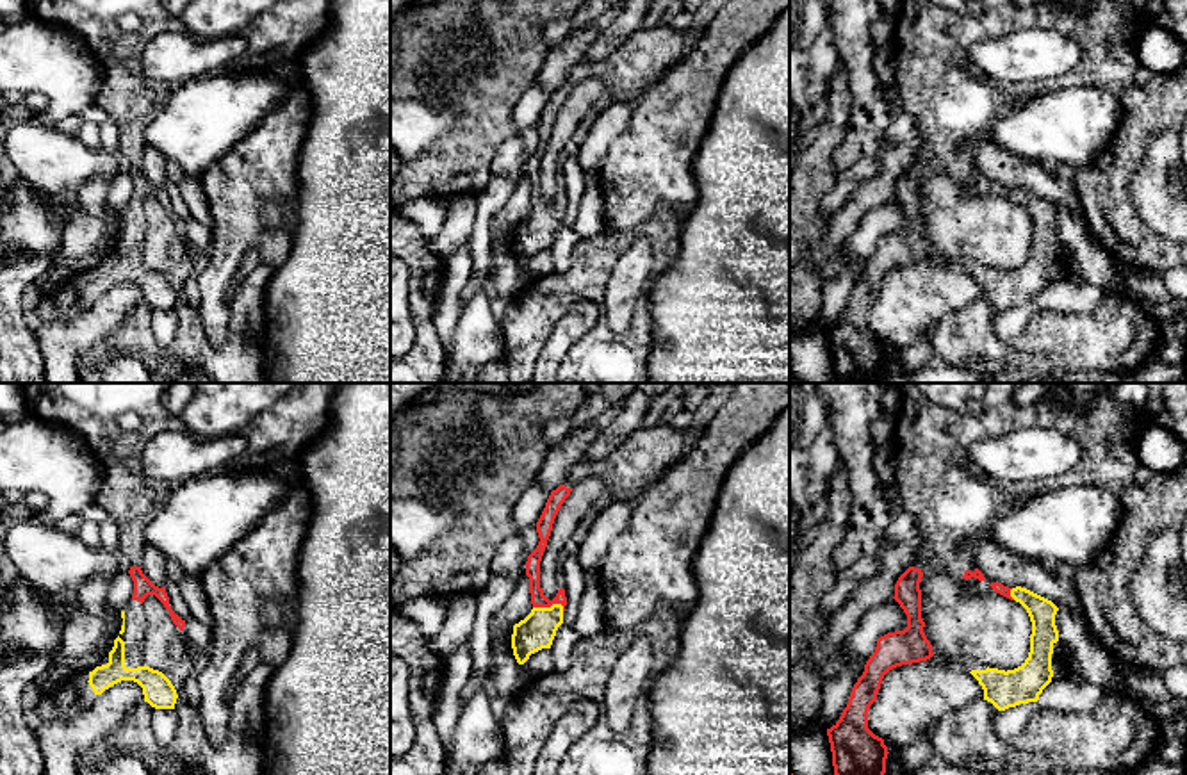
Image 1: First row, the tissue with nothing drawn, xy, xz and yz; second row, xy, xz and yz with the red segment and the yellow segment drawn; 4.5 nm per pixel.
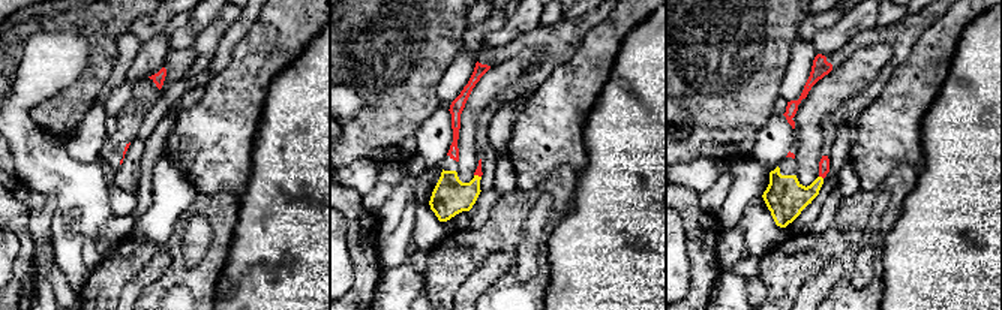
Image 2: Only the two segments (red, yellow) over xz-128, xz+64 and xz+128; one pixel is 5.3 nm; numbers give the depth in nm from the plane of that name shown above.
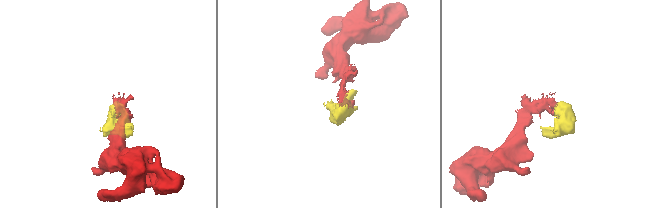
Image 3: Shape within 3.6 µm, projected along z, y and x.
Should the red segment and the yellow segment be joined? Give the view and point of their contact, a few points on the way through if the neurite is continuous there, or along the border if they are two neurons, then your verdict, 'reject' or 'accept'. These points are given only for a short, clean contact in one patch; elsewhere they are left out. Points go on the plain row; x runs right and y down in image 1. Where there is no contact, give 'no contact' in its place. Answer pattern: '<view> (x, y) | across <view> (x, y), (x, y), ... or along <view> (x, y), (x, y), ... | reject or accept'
xz (548, 207) | across xz (539, 200), (548, 207), (548, 216), (537, 232) | accept

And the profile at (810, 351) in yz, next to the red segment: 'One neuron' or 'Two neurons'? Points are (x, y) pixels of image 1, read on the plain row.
Two neurons

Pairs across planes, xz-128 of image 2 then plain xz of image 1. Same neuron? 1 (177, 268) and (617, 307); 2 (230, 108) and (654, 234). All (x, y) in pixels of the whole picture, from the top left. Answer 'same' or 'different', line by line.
1: different
2: different

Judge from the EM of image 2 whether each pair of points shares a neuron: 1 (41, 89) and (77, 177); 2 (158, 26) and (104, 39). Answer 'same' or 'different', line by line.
1: same
2: different

